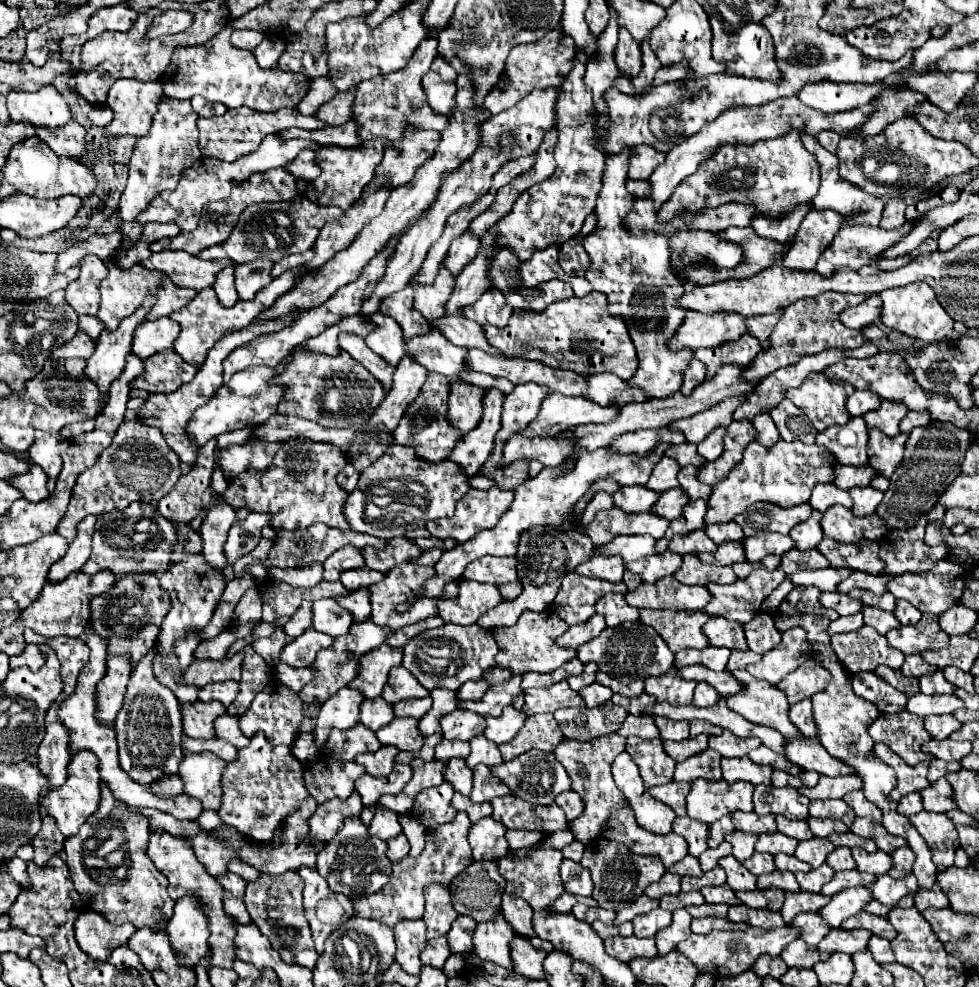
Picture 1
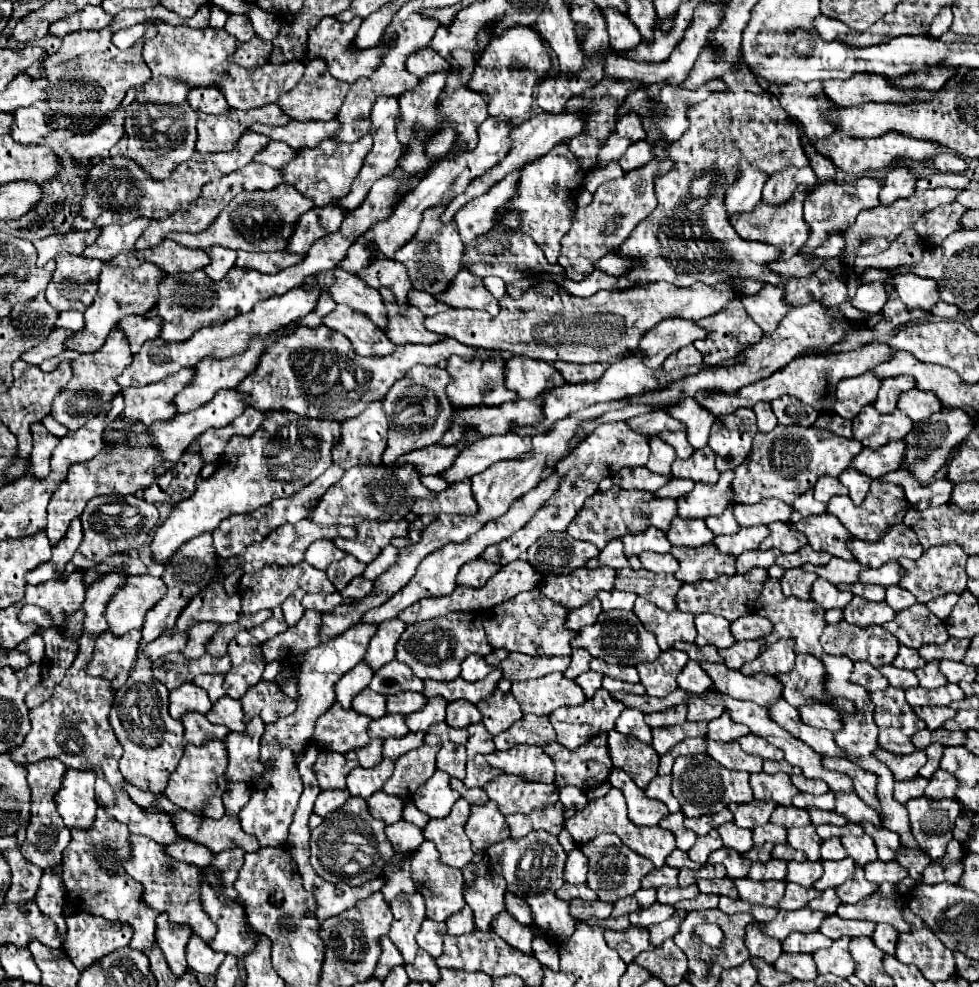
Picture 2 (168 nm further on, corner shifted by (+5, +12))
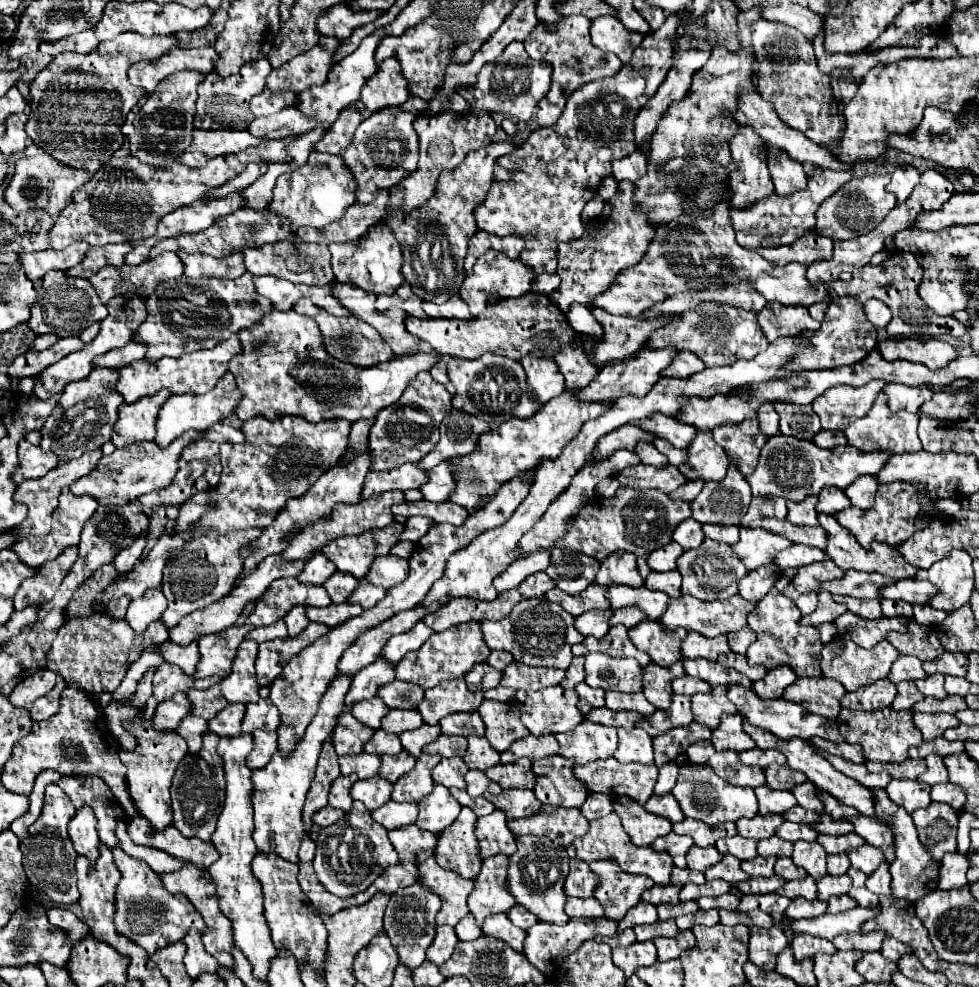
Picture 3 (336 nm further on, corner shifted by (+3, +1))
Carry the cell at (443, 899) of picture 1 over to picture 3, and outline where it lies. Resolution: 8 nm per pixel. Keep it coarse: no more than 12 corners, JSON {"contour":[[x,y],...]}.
{"contour":[[418,866],[418,884],[442,900],[436,924],[456,926],[468,914],[472,880],[438,866]]}

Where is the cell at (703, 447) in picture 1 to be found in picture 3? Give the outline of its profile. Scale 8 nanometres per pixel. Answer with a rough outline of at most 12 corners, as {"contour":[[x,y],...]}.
{"contour":[[654,414],[640,422],[644,430],[688,448],[698,434],[696,426],[678,418]]}

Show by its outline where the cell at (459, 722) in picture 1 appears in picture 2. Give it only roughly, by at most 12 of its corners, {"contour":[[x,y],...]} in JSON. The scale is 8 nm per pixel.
{"contour":[[452,701],[446,707],[450,727],[480,723],[482,715],[470,701]]}

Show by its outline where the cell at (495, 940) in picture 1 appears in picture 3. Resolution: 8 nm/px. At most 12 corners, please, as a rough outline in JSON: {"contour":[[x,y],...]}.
{"contour":[[508,856],[482,862],[468,896],[480,926],[516,904],[504,886]]}

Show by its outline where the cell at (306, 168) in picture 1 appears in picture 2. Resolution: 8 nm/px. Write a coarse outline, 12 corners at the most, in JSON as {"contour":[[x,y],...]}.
{"contour":[[270,141],[252,161],[282,169],[296,151]]}

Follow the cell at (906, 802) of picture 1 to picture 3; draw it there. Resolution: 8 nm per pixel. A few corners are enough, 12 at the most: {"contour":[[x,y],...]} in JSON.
{"contour":[[892,780],[886,794],[906,812],[926,808],[930,786],[918,780]]}

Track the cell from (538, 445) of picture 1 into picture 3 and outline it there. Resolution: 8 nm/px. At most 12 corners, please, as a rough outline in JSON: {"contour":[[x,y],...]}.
{"contour":[[448,462],[430,470],[420,486],[424,500],[450,500],[456,490],[454,468]]}

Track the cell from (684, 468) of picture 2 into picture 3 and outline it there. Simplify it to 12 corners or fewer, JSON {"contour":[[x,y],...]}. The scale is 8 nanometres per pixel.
{"contour":[[710,432],[688,446],[678,470],[688,480],[720,482],[728,470],[722,446]]}

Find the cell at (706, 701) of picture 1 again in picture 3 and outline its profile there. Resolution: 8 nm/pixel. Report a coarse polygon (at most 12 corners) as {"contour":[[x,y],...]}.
{"contour":[[692,676],[672,682],[676,694],[694,696],[712,690],[708,682]]}

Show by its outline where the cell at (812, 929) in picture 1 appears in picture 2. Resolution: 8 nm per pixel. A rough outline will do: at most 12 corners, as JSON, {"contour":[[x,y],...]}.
{"contour":[[826,889],[808,907],[836,913],[842,901],[834,889]]}

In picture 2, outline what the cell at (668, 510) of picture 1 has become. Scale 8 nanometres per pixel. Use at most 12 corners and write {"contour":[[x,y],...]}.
{"contour":[[670,479],[656,497],[682,497],[690,493],[690,479]]}

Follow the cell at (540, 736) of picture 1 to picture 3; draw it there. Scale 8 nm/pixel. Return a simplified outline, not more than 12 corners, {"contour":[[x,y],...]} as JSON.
{"contour":[[548,736],[516,740],[502,762],[546,758],[558,754],[558,742]]}

